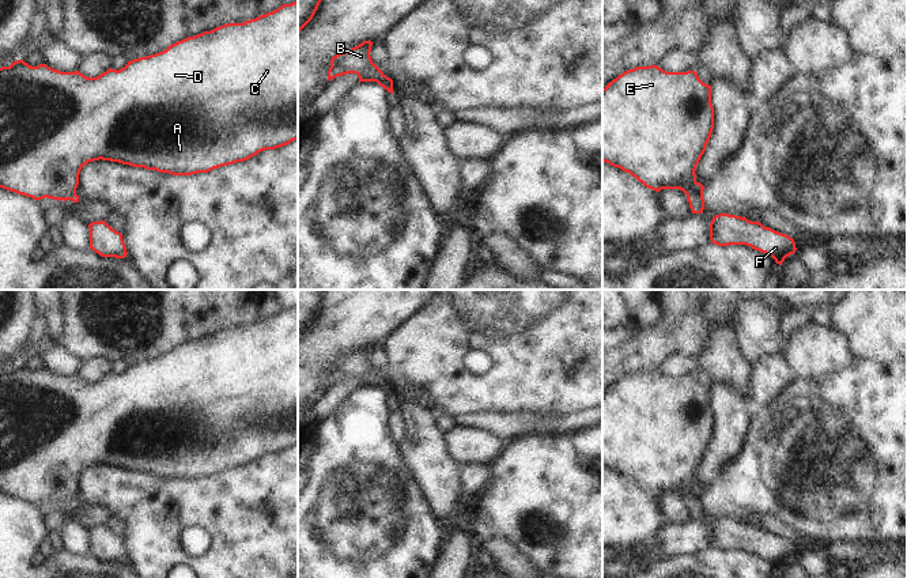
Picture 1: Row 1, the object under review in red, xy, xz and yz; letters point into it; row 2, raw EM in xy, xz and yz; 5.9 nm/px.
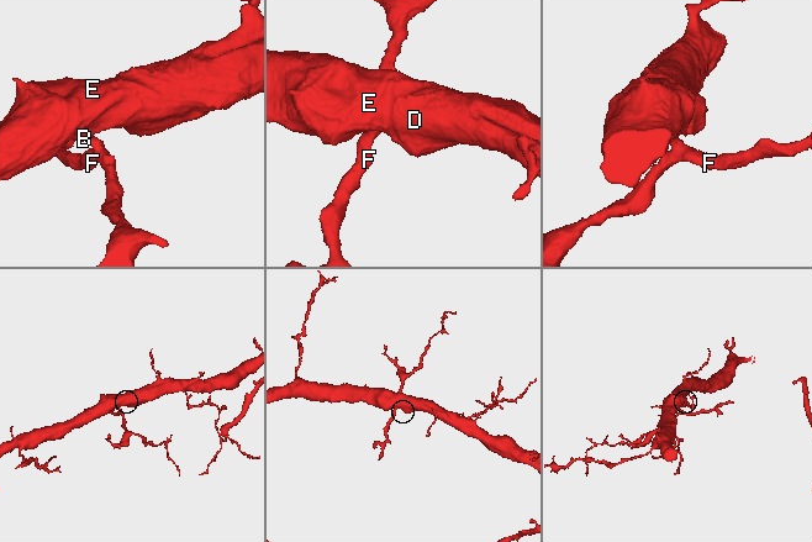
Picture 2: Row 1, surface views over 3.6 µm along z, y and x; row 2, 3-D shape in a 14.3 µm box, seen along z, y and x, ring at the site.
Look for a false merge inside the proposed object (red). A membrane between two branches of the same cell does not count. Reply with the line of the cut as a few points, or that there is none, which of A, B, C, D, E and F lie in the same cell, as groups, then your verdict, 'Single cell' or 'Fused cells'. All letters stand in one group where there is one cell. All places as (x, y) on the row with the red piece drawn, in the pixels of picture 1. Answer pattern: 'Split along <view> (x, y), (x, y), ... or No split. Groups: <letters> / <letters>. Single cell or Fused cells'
Split along yz (702, 192), (690, 192), (687, 195). Groups: A B C D E / F. Fused cells.

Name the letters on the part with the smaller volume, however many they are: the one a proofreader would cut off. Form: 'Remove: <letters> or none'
Remove: F

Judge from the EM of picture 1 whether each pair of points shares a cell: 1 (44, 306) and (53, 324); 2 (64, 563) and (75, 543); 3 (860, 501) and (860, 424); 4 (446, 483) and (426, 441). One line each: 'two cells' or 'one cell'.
1: one cell
2: two cells
3: one cell
4: one cell

